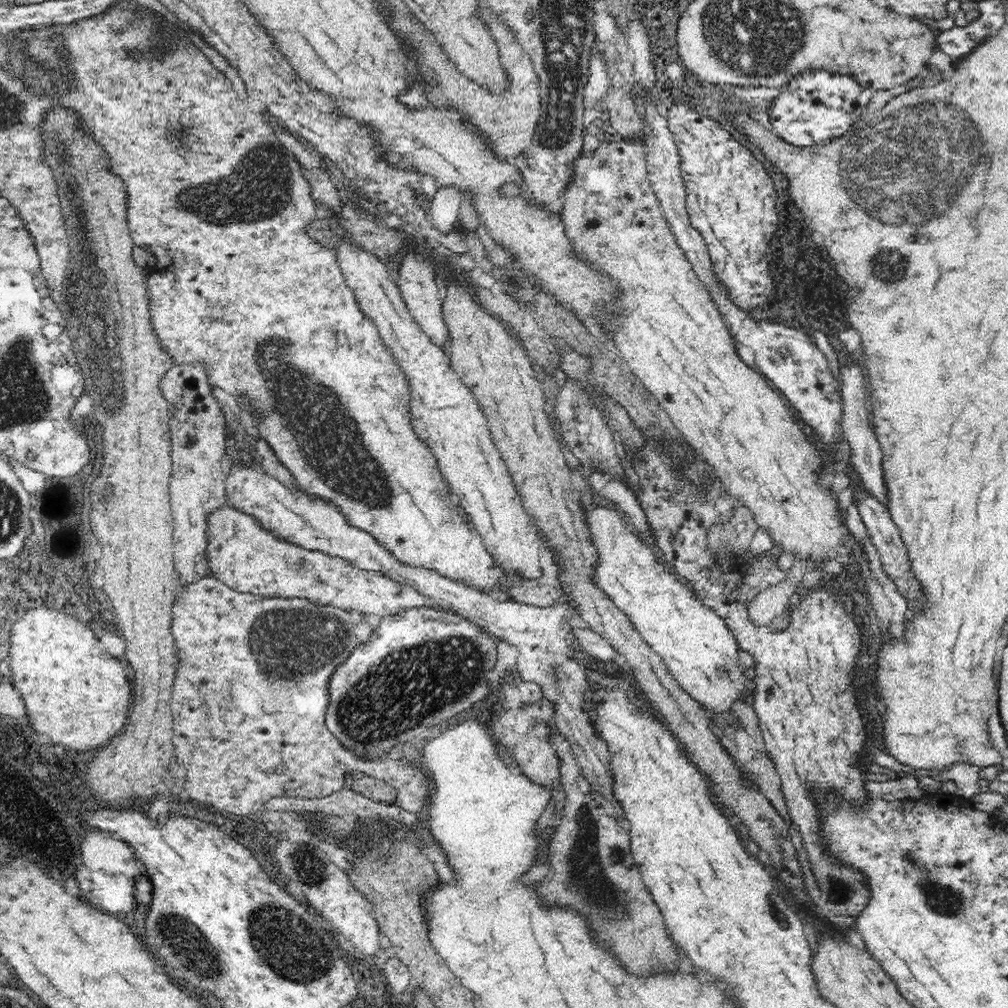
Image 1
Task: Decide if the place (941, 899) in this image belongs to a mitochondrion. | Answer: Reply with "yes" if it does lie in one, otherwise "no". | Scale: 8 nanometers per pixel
yes

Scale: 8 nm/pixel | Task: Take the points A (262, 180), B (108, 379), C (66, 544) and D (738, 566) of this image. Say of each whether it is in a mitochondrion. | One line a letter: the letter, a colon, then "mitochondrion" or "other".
A: mitochondrion
B: mitochondrion
C: other
D: other

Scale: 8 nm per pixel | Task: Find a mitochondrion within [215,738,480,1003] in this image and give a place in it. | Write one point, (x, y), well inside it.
(290, 947)

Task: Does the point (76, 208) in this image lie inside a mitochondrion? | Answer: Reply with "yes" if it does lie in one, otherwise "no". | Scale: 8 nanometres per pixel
yes

